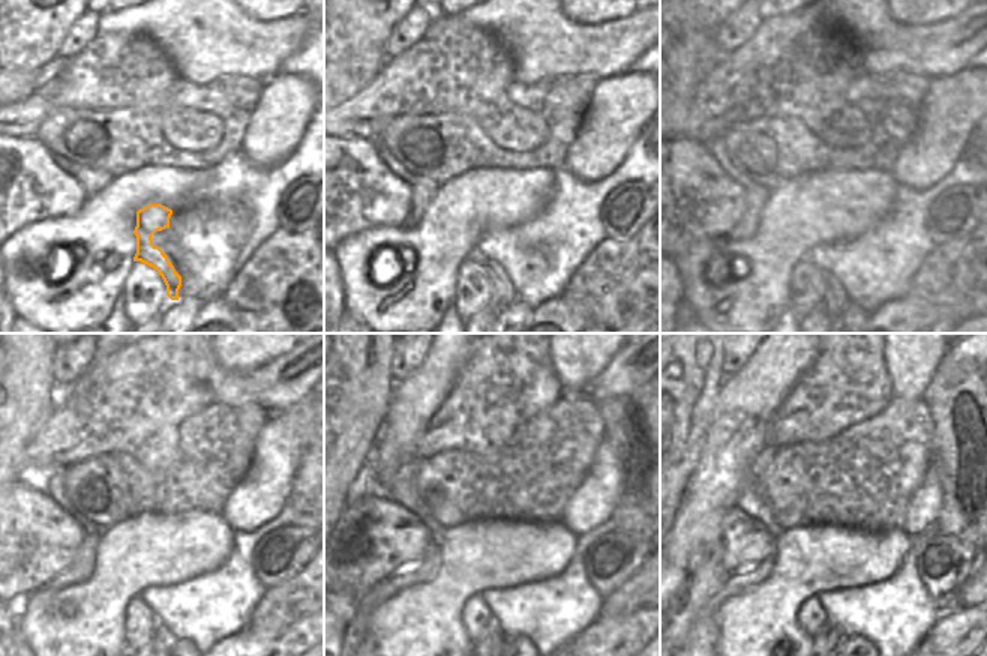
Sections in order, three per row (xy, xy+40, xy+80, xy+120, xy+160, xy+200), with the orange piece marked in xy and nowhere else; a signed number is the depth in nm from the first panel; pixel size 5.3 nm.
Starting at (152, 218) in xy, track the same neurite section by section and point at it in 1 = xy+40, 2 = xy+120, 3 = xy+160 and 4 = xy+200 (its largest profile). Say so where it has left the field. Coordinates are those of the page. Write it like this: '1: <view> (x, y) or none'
1: xy+40 (504, 294)
2: xy+120 (164, 637)
3: xy+160 (503, 638)
4: xy+200 (842, 638)

